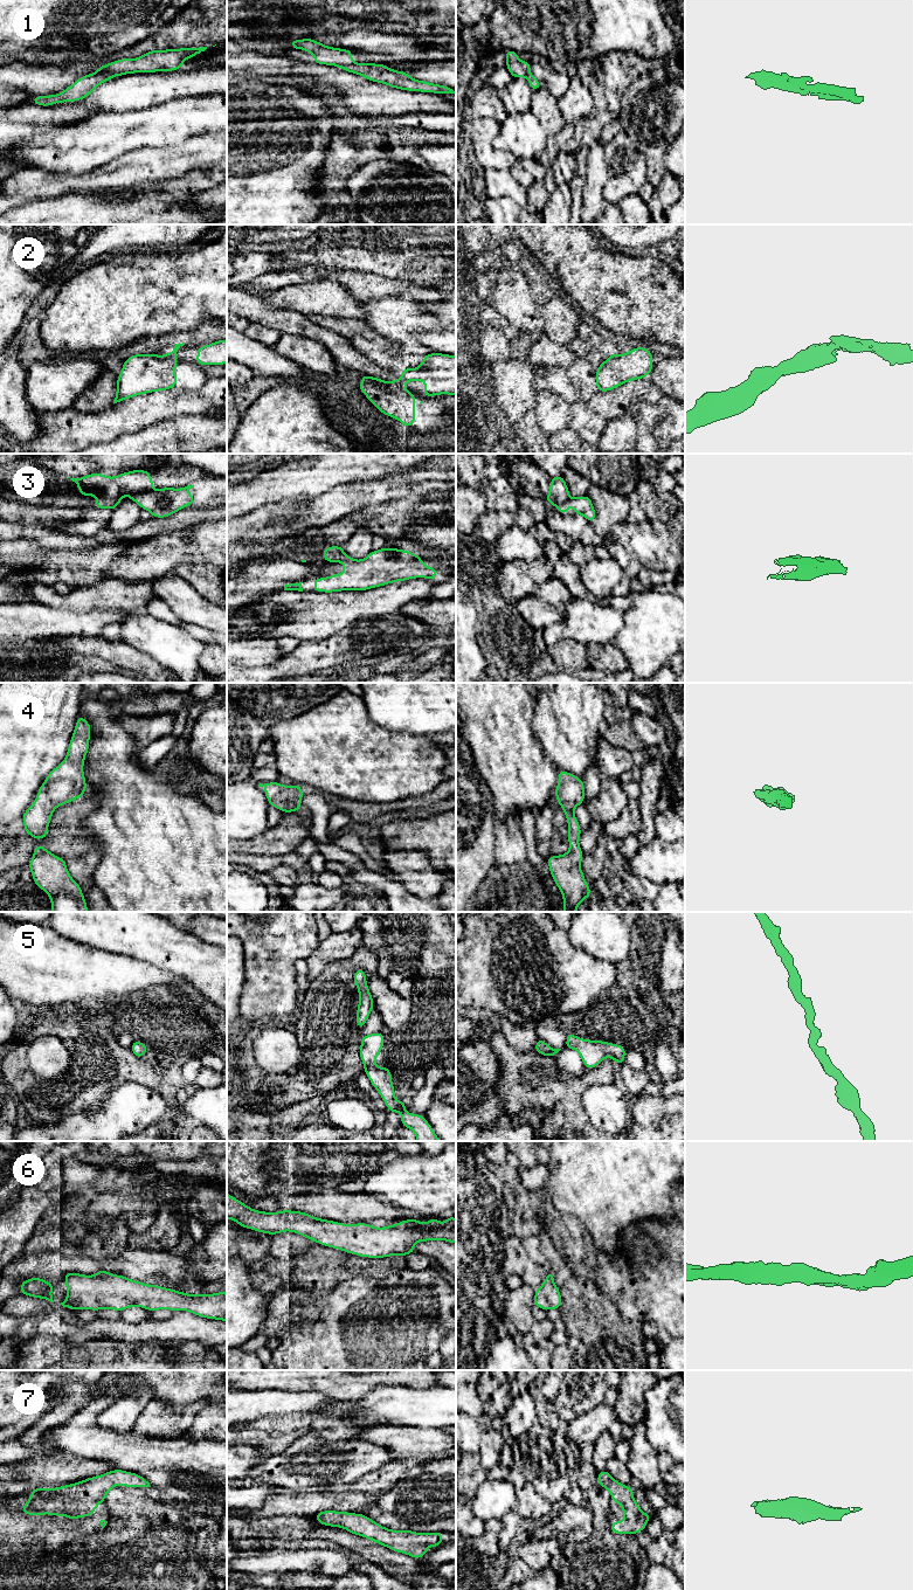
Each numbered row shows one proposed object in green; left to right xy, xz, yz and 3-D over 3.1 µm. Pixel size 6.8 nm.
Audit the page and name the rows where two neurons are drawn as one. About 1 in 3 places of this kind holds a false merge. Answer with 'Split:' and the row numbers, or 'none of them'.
Split: 2, 3

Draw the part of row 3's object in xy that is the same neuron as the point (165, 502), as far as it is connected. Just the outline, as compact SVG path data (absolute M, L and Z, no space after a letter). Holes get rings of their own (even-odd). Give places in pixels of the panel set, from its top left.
M194 485L185 488L162 488L146 490L144 492L130 493L129 498L136 502L141 510L147 510L154 518L165 518L174 514L179 510L193 505L195 499L187 490Z

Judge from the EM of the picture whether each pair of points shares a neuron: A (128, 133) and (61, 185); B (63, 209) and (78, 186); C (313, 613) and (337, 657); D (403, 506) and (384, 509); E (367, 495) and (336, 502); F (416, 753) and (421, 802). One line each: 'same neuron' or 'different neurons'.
A: different neurons
B: different neurons
C: different neurons
D: same neuron
E: same neuron
F: different neurons

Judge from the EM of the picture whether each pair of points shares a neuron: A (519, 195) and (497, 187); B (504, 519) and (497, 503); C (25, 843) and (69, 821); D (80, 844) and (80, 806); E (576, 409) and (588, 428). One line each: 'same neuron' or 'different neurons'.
A: same neuron
B: different neurons
C: same neuron
D: same neuron
E: same neuron

